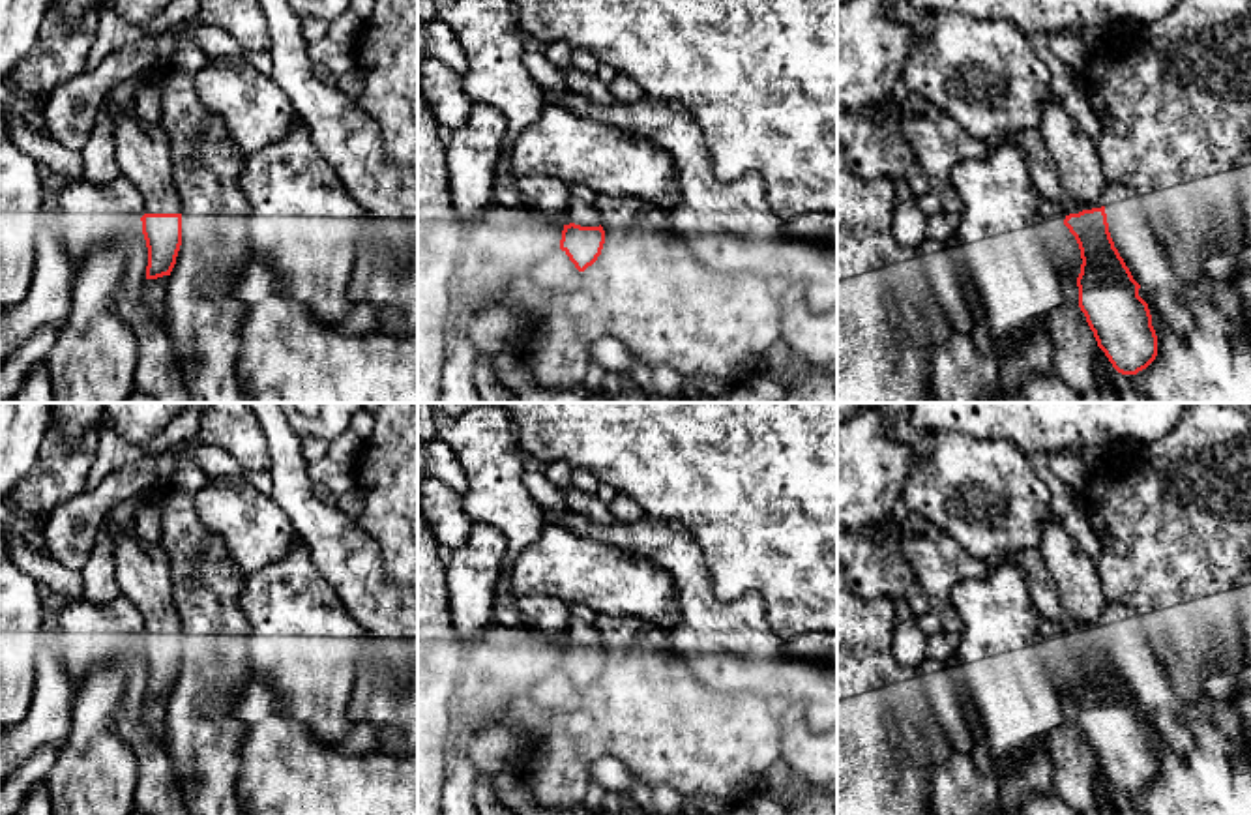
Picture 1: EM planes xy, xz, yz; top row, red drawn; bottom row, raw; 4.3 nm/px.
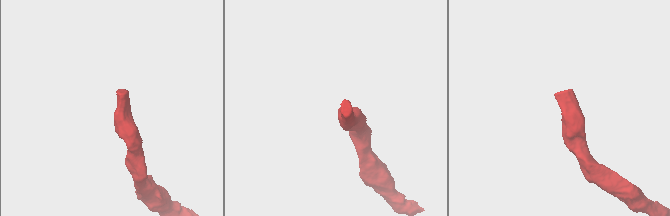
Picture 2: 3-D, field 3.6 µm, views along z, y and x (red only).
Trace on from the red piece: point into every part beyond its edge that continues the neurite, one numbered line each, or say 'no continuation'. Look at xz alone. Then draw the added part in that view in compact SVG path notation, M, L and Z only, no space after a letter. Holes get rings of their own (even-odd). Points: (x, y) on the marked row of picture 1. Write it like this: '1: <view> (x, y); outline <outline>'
1: xz (579, 212); outline M571 197L571 202L566 210L564 225L581 225L581 227L599 227L601 215L597 206L586 204L584 200Z

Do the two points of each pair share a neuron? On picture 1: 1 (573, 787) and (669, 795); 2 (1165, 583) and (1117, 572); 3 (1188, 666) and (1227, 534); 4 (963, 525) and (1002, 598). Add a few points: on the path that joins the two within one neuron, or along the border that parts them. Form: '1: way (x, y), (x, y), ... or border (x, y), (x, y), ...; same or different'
1: border (654, 785), (671, 785), (684, 795); different
2: way (1154, 572), (1128, 572); same
3: way (1188, 634), (1188, 574), (1195, 566); same
4: border (1006, 561), (991, 570); different

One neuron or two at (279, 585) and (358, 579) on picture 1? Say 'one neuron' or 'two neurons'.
two neurons

